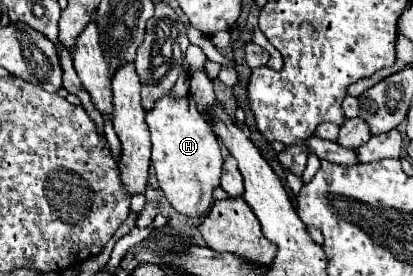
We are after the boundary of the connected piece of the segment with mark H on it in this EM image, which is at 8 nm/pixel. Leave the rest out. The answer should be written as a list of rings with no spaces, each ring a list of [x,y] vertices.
[[[170,94],[160,98],[154,108],[146,114],[146,124],[150,130],[152,142],[152,166],[156,170],[158,184],[166,196],[166,200],[174,206],[176,212],[202,218],[210,212],[214,204],[214,188],[220,186],[222,172],[222,154],[220,142],[204,118],[198,114],[194,100],[180,98],[174,100]]]

